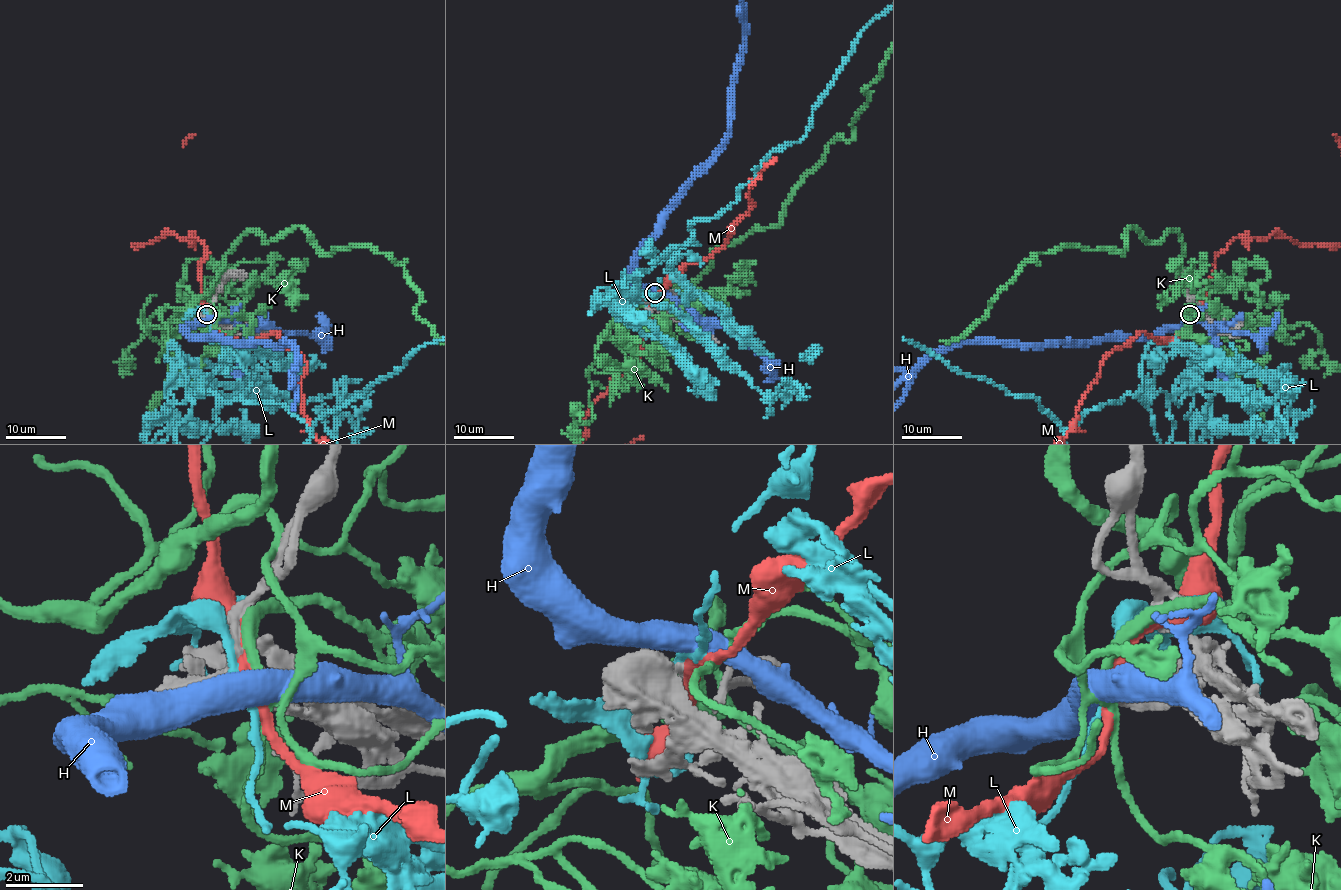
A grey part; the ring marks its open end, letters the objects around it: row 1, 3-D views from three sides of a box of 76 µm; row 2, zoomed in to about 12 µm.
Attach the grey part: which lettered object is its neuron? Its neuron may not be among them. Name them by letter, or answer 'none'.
L

